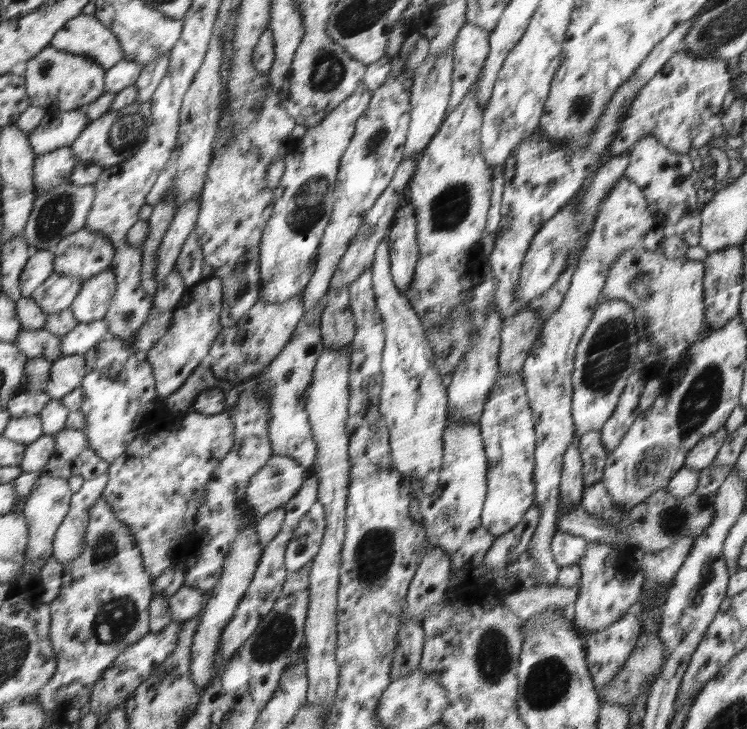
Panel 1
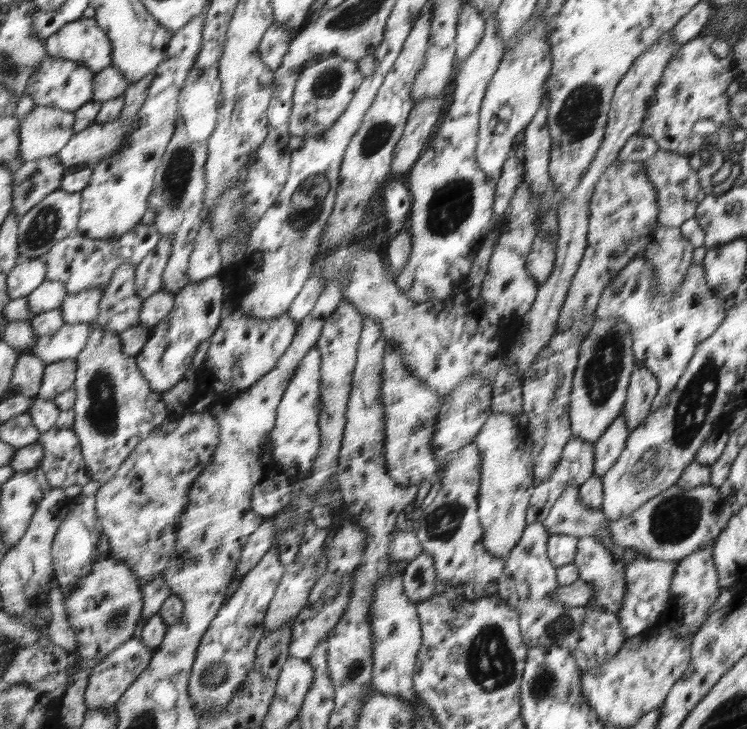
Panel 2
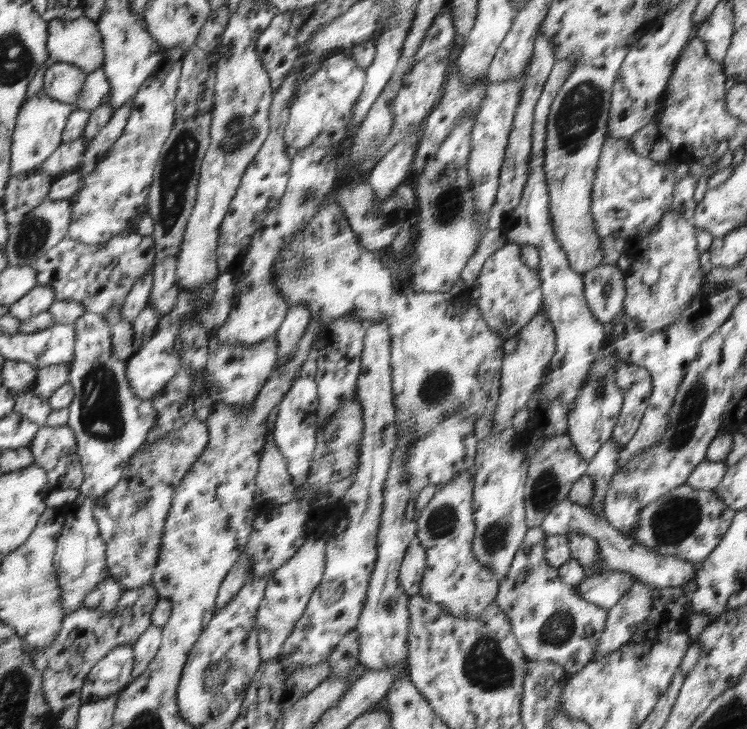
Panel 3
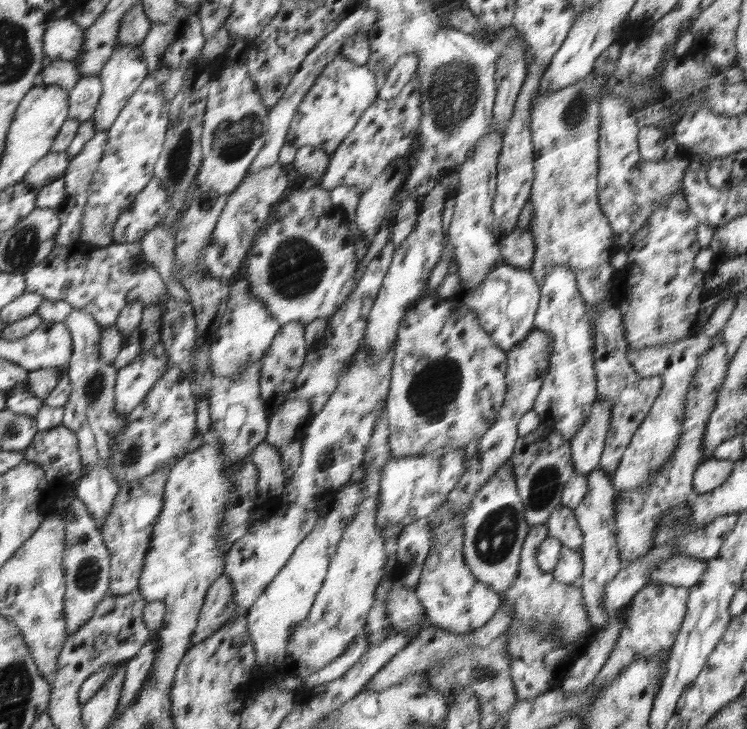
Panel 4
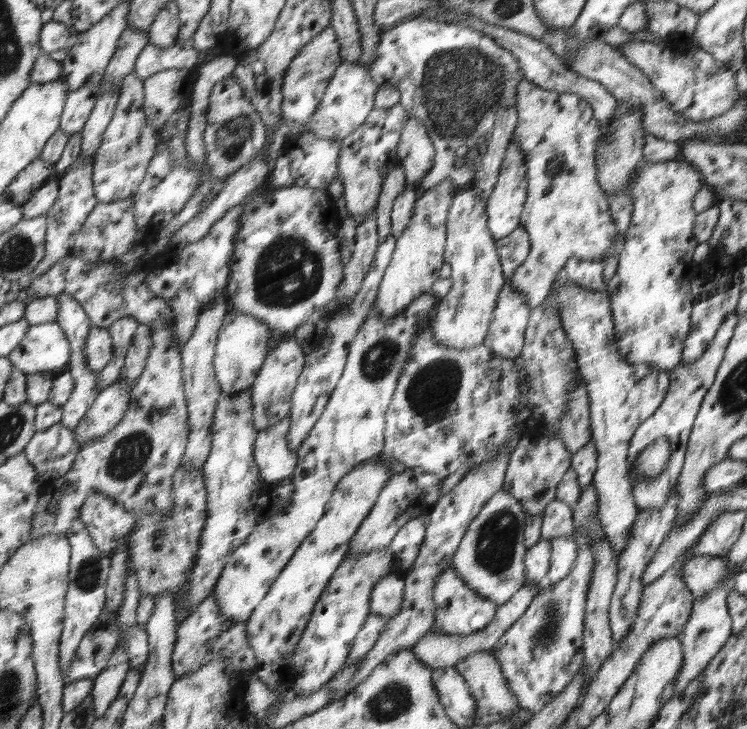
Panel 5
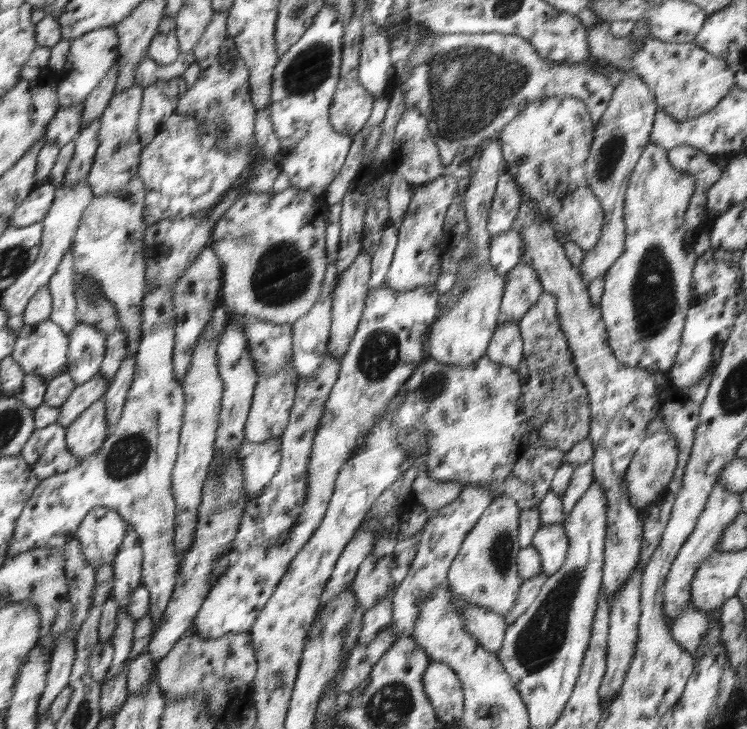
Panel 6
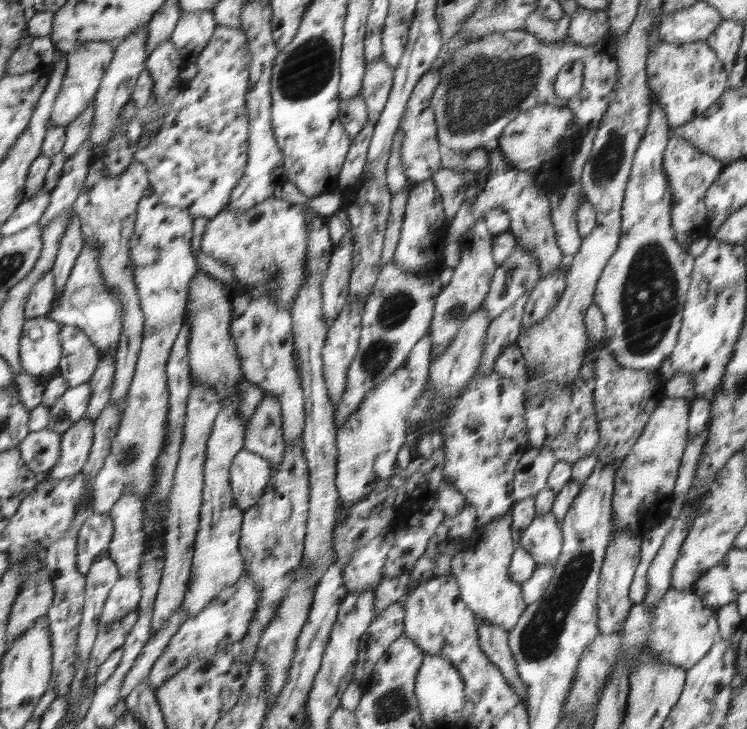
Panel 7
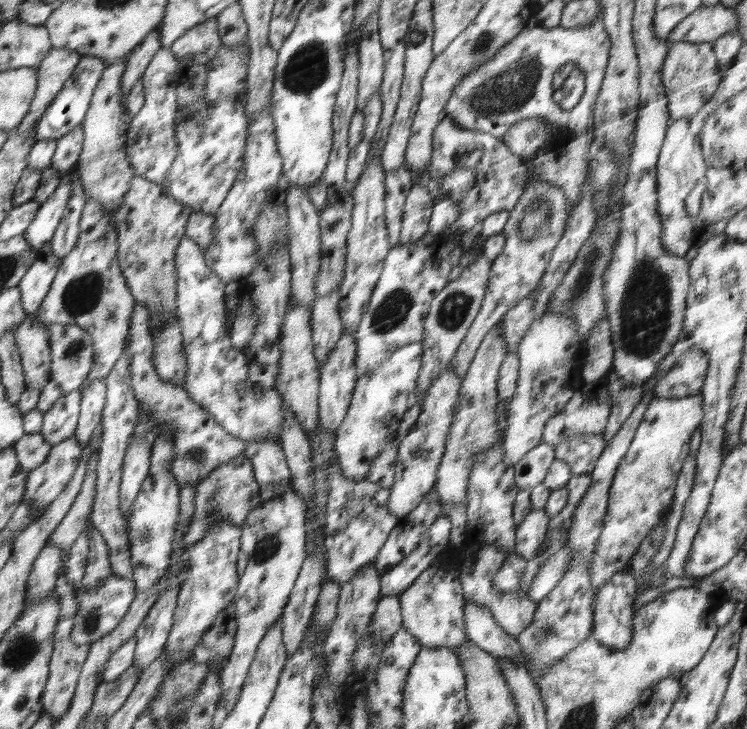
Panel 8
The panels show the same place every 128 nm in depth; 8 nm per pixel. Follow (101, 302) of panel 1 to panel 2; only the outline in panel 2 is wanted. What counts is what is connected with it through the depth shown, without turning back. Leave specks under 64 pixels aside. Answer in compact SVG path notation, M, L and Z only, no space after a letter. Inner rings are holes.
M91 288L78 294L72 294L65 300L62 310L68 324L91 323L101 315L101 302L106 291Z

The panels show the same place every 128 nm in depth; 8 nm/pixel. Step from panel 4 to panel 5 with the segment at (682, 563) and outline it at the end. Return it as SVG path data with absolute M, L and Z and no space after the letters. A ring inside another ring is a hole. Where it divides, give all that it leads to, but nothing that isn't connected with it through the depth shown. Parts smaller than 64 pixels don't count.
M696 554L682 565L681 576L693 599L702 599L728 577L728 562L724 557Z

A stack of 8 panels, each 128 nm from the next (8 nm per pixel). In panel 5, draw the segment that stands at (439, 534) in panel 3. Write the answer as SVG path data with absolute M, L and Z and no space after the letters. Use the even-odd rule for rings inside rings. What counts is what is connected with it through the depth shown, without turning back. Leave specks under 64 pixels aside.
M450 564L448 569L436 579L434 583L434 626L436 631L448 635L470 635L482 631L494 619L498 606L492 600L476 595L474 591L466 587L466 583L456 575L454 566Z

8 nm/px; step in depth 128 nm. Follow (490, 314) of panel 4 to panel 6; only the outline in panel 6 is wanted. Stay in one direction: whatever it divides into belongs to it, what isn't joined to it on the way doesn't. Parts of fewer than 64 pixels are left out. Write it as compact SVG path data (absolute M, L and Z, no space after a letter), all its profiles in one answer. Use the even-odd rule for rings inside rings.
M520 321L505 322L498 326L485 355L500 362L502 366L508 365L518 370L524 358L524 340L521 336Z

